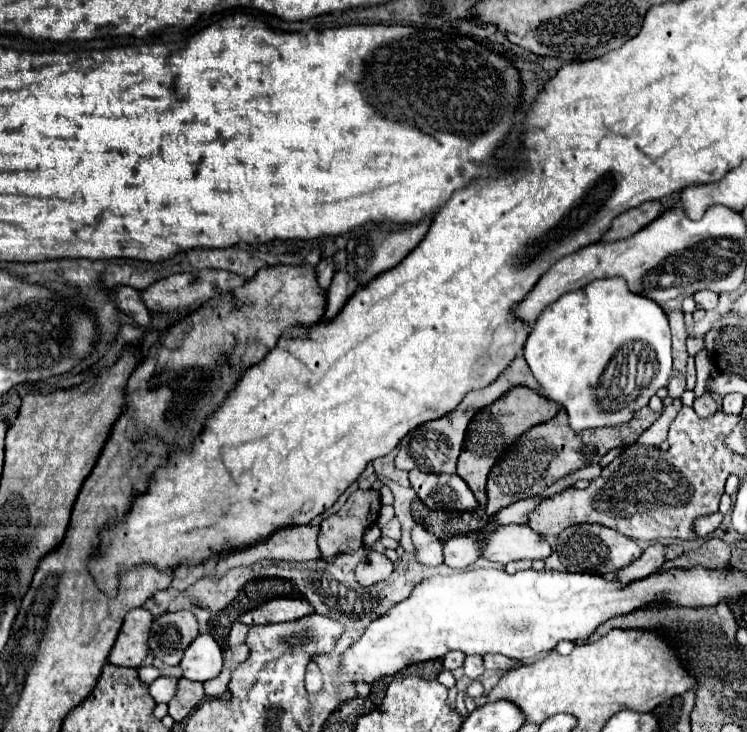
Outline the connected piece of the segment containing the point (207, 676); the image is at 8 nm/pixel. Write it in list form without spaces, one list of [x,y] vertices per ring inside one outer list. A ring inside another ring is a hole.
[[[199,634],[185,650],[179,666],[185,678],[207,682],[219,676],[221,672],[221,666],[223,666],[221,648],[211,634]]]

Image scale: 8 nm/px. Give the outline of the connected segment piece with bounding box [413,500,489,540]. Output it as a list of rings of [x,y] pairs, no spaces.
[[[421,500],[413,502],[413,518],[439,540],[467,536],[489,524],[489,516],[485,514],[483,508],[475,512],[441,512],[427,508]]]

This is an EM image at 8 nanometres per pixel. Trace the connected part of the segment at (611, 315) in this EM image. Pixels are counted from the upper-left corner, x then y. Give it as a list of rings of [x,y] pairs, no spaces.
[[[621,278],[593,280],[587,288],[567,292],[555,304],[547,306],[527,336],[523,356],[545,390],[545,398],[567,410],[569,428],[573,432],[629,422],[639,408],[649,404],[649,398],[657,394],[659,388],[667,388],[673,362],[665,312],[659,304],[631,294]]]

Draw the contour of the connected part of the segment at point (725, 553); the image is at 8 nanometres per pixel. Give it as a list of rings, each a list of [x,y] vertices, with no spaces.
[[[709,538],[701,548],[681,554],[675,560],[667,560],[661,568],[663,570],[671,570],[671,568],[681,568],[681,570],[689,570],[695,566],[703,566],[703,568],[729,568],[729,560],[731,560],[731,548],[727,542],[719,540],[719,538]]]

